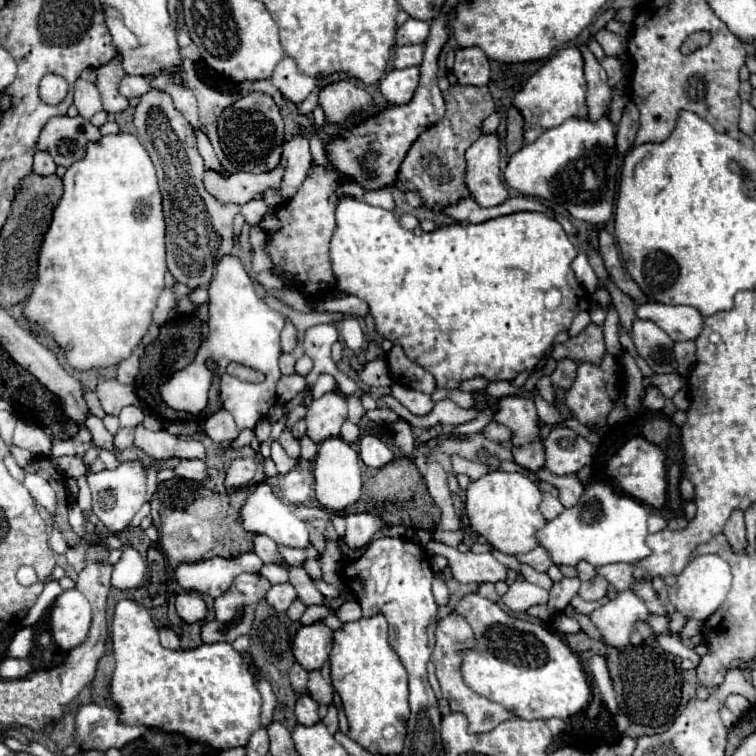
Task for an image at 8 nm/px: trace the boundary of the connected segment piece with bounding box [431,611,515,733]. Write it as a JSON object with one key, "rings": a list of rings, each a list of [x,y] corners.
{"rings":[[[451,611],[447,617],[443,617],[437,627],[435,627],[435,649],[433,649],[433,665],[435,665],[435,671],[437,671],[437,679],[439,679],[439,685],[441,685],[441,691],[443,691],[443,697],[449,701],[451,705],[451,711],[453,713],[463,713],[469,721],[469,731],[471,733],[489,733],[493,731],[499,723],[503,721],[509,721],[513,719],[515,715],[505,709],[503,705],[499,703],[493,703],[489,699],[485,699],[483,695],[475,693],[473,689],[469,689],[463,681],[463,675],[461,675],[461,661],[463,661],[463,655],[465,651],[471,651],[475,649],[475,635],[473,635],[473,629],[471,625],[465,621],[463,615]]]}

